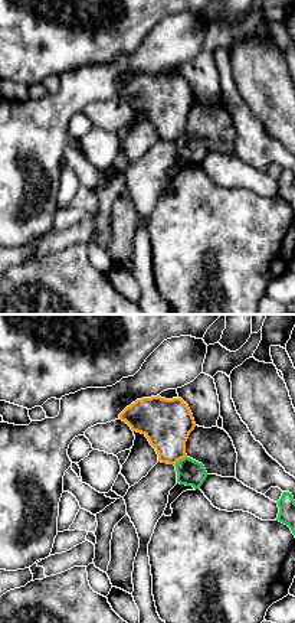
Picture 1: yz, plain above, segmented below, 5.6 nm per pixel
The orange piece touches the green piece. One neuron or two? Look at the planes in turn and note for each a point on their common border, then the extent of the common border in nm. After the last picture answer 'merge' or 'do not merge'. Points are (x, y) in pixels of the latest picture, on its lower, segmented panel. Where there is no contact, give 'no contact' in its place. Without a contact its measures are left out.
meets orange at (180, 459); contact 90 nm long

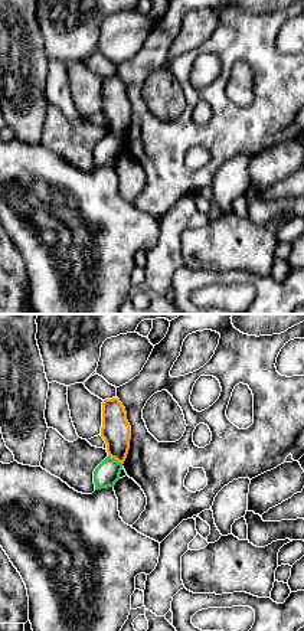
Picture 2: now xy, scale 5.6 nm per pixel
meets orange at (115, 458); contact 100 nm long

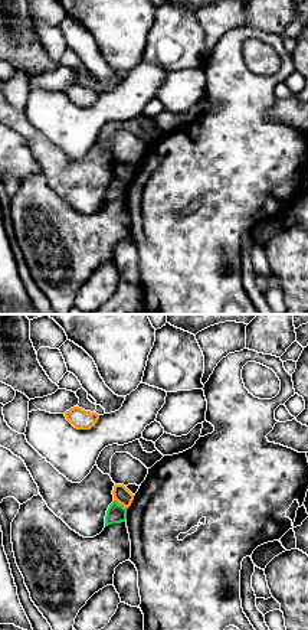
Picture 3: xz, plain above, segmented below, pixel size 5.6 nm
meets orange at (120, 503); contact 90 nm long

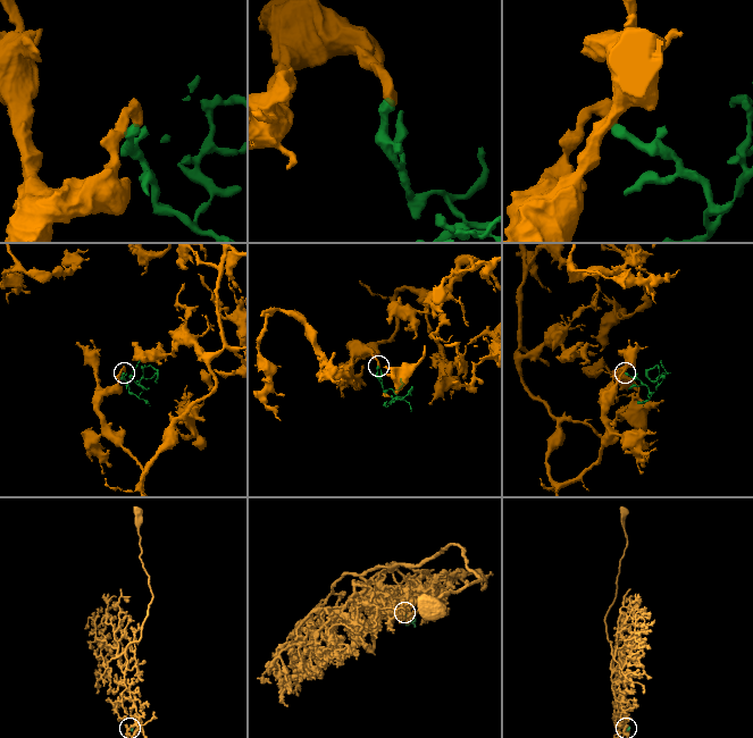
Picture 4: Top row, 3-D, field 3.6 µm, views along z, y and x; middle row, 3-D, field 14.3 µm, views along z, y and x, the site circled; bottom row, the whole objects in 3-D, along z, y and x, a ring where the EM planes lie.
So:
do not merge

